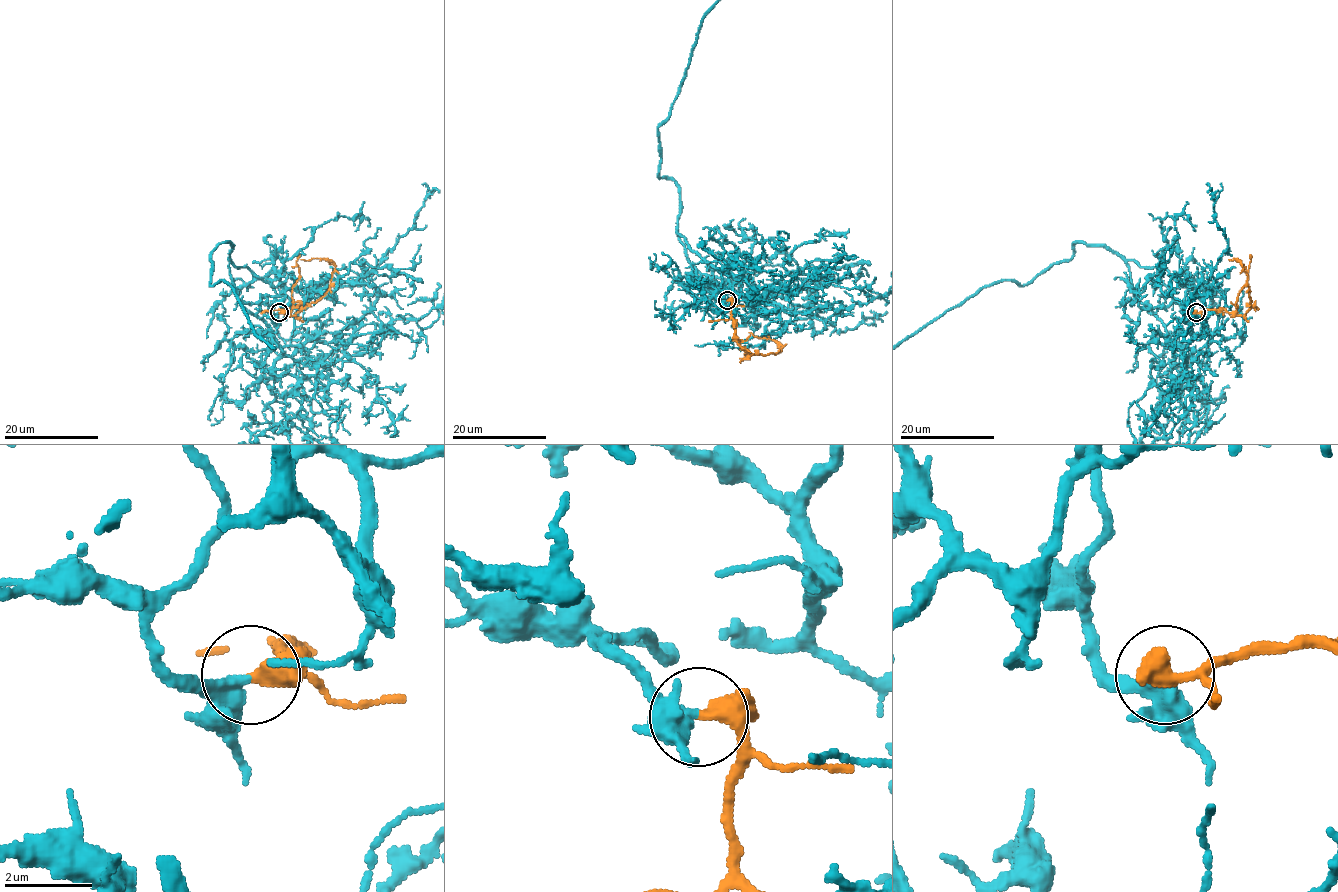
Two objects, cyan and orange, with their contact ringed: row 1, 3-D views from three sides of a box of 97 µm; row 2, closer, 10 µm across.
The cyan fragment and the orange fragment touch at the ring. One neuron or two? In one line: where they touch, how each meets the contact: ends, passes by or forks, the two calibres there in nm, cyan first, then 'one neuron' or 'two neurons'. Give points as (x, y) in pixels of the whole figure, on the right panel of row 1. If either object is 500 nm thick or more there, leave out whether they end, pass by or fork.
(1196, 312) | cyan passes by | orange passes by | 320/320 nm | one neuron

